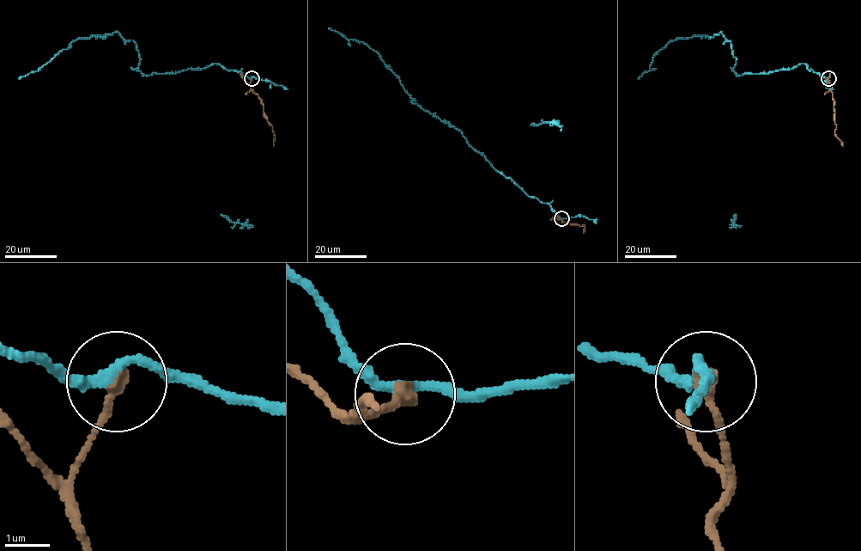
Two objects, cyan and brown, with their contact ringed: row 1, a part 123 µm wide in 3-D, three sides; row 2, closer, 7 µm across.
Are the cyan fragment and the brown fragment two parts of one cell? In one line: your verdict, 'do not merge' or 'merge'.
do not merge

